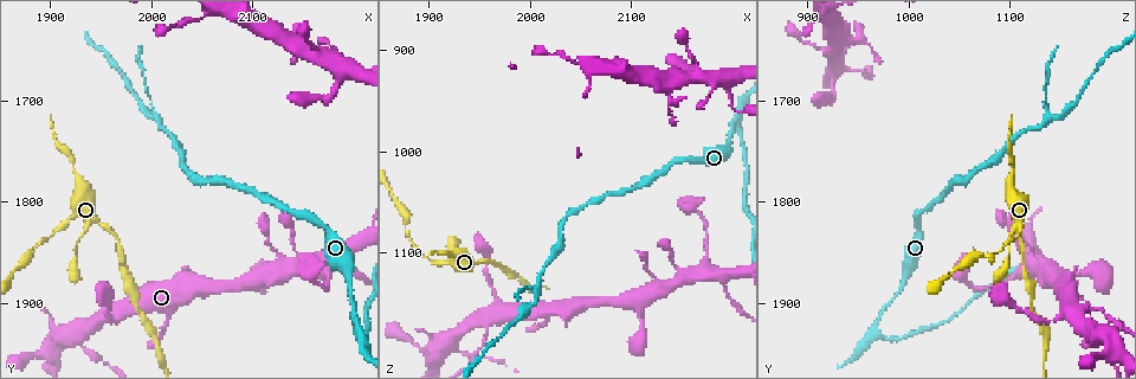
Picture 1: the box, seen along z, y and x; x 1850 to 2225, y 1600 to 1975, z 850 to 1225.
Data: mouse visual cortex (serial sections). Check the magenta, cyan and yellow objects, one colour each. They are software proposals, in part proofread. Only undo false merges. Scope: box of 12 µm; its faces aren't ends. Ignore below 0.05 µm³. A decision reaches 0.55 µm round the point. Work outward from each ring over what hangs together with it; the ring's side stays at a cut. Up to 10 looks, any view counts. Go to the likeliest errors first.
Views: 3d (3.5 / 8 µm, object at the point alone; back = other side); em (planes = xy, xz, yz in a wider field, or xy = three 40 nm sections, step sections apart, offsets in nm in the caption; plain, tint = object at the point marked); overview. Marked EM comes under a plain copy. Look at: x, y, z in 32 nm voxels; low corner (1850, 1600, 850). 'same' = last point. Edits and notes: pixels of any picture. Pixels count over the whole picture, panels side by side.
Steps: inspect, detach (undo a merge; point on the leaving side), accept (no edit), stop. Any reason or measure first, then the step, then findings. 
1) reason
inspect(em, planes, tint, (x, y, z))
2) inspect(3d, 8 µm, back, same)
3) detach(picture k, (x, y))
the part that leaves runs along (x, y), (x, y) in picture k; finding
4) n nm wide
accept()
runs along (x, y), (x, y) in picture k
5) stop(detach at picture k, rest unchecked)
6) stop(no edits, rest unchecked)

three-way junction
inspect(3d, 3.5 µm, (2202, 1930, 966))

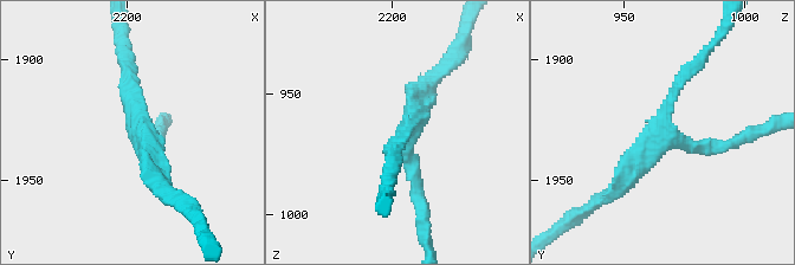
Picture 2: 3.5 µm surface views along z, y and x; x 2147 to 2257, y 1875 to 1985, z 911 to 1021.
arms of 150, 200, 250 nm
accept()
runs along (695, 65), (664, 109), (661, 134), (734, 144) in picture 2; one cell here

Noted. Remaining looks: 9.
inspect(3d, 3.5 µm, (1966, 1912, 1150))

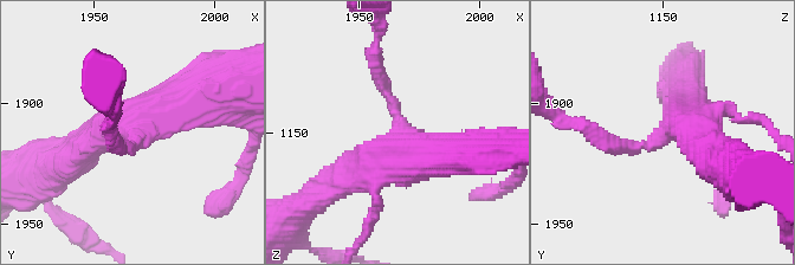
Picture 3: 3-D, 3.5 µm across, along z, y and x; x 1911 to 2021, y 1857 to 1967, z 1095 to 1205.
inspect(em, xy, step 3, tint, (1967, 1910, 1152))

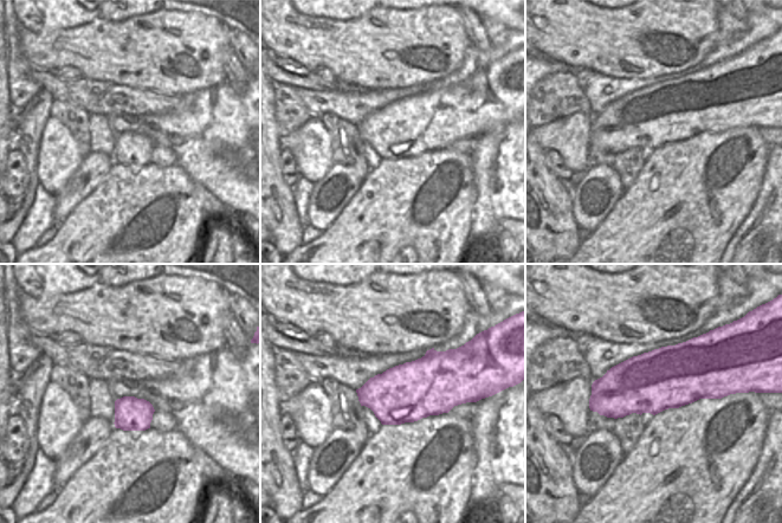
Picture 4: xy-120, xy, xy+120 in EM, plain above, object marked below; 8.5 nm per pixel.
accept()
runs along (201, 90), (111, 127), (71, 160) in picture 3; all the same cell

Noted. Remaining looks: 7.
thin neck
inspect(3d, 8 µm, (1934, 1946, 1200))

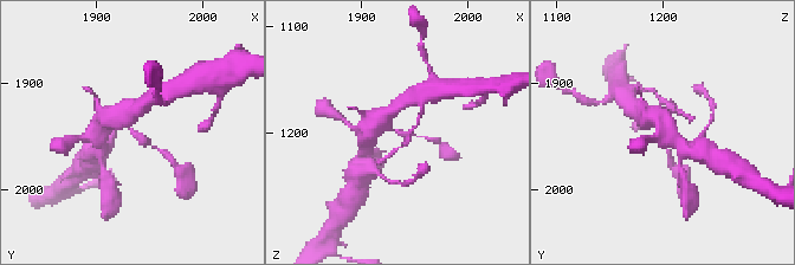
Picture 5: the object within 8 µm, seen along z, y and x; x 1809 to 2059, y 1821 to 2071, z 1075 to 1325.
closer look
inspect(3d, 3.5 µm, (1932, 1944, 1198))

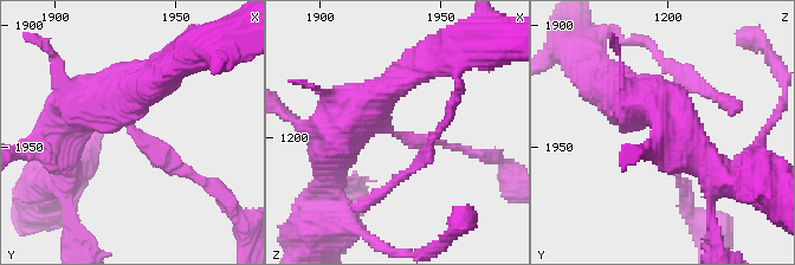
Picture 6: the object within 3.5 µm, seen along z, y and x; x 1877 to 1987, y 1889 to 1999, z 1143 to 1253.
accept()
runs along (114, 96), (95, 99), (196, 176) in picture 6; continuous, no second cell

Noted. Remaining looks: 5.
calibre changes
inspect(3d, 3.5 µm, (2116, 1840, 1116))

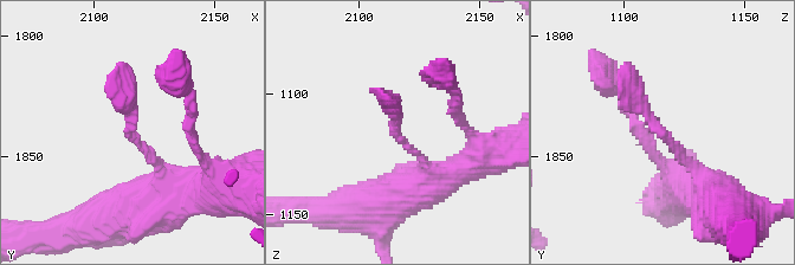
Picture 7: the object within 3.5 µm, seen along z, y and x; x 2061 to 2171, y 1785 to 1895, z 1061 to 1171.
inspect(em, xy, step 3, tint, (2114, 1838, 1116))

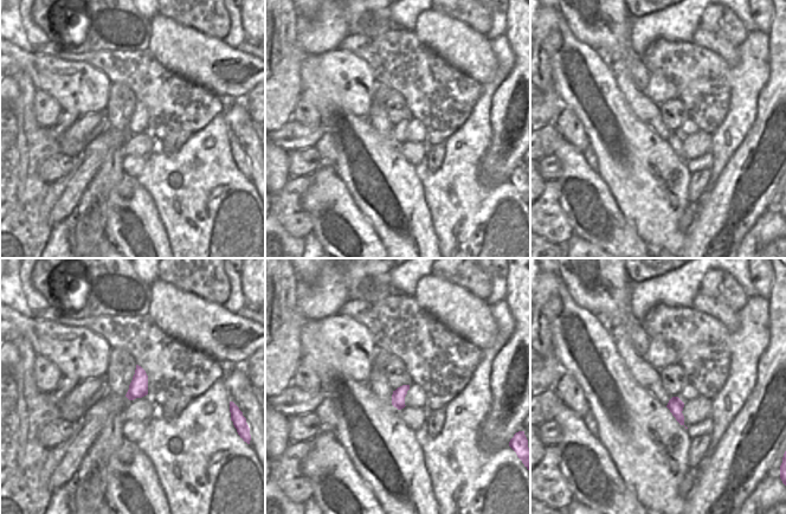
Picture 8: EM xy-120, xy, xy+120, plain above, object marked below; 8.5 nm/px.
120 nm wide
accept()
runs along (710, 188), (648, 120), (625, 65) in picture 7; one cell here

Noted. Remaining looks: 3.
stop(no edits, rest unchecked)

